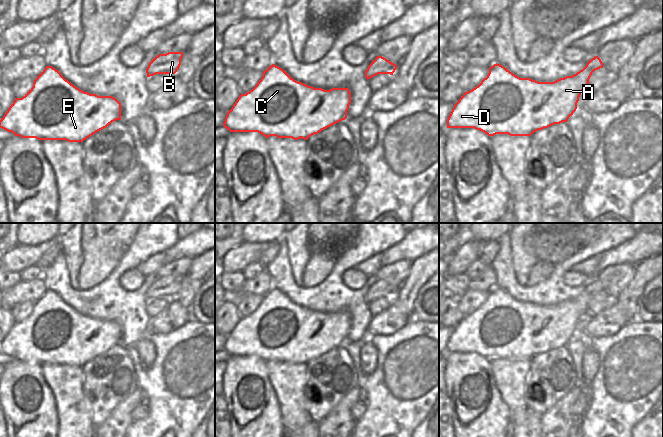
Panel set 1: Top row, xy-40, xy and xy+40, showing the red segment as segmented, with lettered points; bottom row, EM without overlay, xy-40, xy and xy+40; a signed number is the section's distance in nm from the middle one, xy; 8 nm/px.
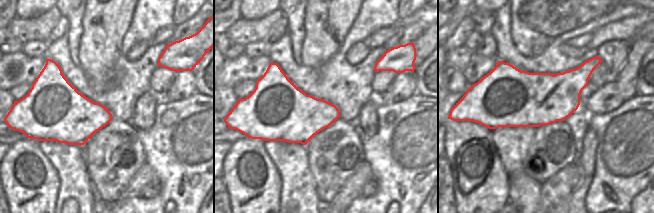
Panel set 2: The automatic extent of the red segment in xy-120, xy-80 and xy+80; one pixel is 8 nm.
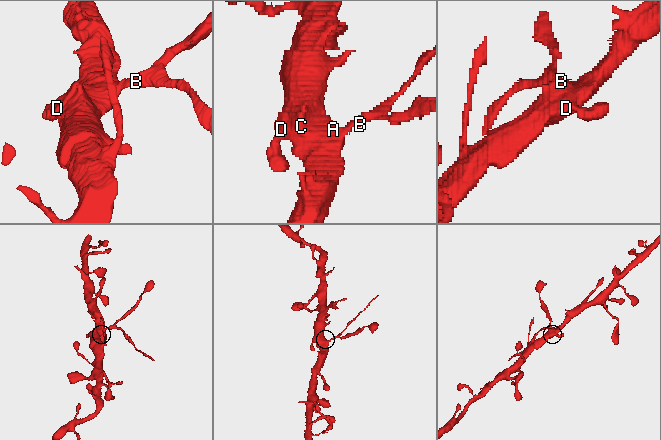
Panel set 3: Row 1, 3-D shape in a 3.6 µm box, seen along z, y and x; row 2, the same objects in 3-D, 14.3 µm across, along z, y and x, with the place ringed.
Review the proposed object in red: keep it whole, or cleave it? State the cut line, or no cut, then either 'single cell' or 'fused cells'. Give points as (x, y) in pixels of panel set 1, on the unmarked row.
cut xy+40 (586, 288), (594, 294); fused cells

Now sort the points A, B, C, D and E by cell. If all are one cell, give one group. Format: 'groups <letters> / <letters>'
groups A C D E / B

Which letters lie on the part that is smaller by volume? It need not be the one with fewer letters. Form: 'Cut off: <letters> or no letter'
Cut off: B.

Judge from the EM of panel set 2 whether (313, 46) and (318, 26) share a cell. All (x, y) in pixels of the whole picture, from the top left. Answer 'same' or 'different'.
same

